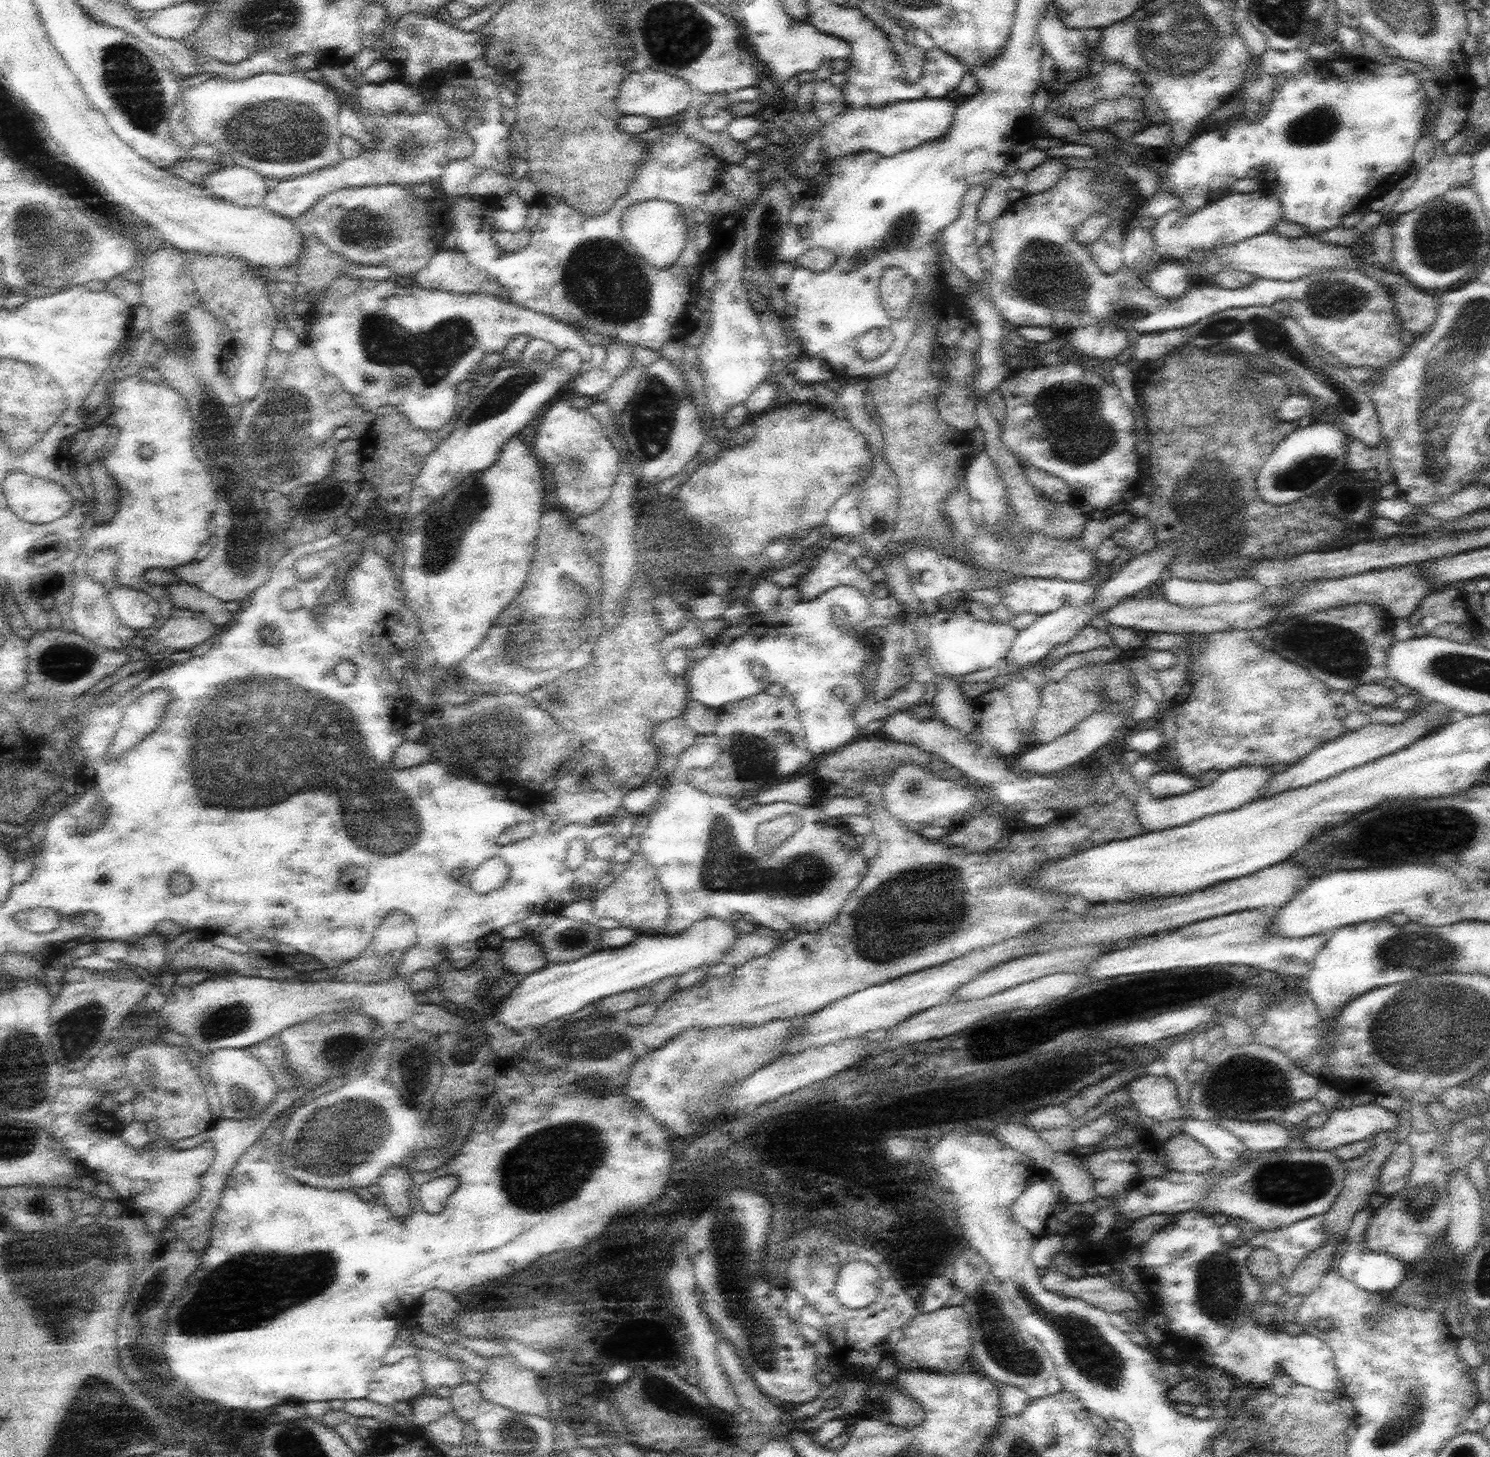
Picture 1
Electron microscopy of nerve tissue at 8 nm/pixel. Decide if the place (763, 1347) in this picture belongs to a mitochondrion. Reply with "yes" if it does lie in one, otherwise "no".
yes

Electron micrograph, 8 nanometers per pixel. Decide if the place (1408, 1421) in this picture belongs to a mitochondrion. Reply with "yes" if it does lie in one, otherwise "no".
yes

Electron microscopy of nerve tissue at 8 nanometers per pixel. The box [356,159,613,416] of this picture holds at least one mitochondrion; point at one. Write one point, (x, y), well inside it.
(434, 353)

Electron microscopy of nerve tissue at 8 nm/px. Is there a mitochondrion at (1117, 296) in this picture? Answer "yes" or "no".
no

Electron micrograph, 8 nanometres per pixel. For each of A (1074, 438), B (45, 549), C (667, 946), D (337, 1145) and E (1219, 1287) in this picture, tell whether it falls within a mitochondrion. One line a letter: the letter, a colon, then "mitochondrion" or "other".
A: mitochondrion
B: other
C: other
D: mitochondrion
E: mitochondrion

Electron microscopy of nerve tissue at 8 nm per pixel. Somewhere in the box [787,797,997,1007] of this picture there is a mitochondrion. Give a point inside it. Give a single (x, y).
(873, 943)

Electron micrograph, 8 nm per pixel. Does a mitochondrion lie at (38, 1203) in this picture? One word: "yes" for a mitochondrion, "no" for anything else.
yes

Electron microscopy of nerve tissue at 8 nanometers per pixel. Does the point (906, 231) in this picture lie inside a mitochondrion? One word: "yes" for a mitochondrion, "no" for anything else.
yes

